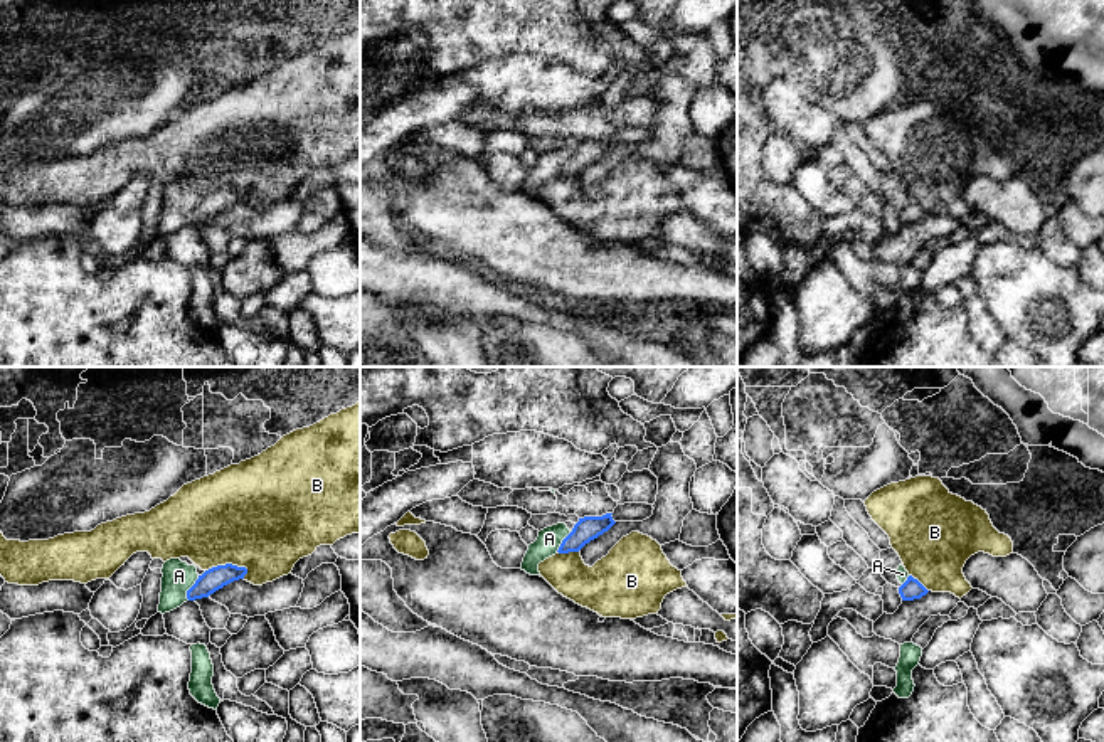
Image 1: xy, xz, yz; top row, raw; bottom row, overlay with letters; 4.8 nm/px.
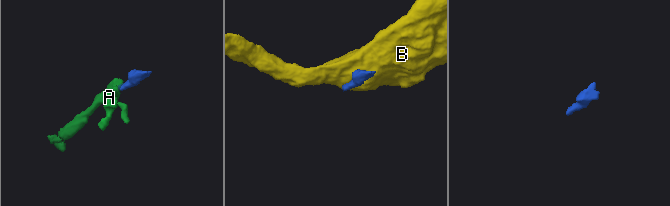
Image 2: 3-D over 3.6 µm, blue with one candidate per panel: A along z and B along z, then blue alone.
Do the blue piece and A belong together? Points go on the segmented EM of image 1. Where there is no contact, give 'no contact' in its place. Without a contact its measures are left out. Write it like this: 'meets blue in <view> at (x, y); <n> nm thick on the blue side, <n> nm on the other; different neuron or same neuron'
meets blue in xy at (191, 588); 110 nm thick on the blue side, 150 nm on the other; same neuron

